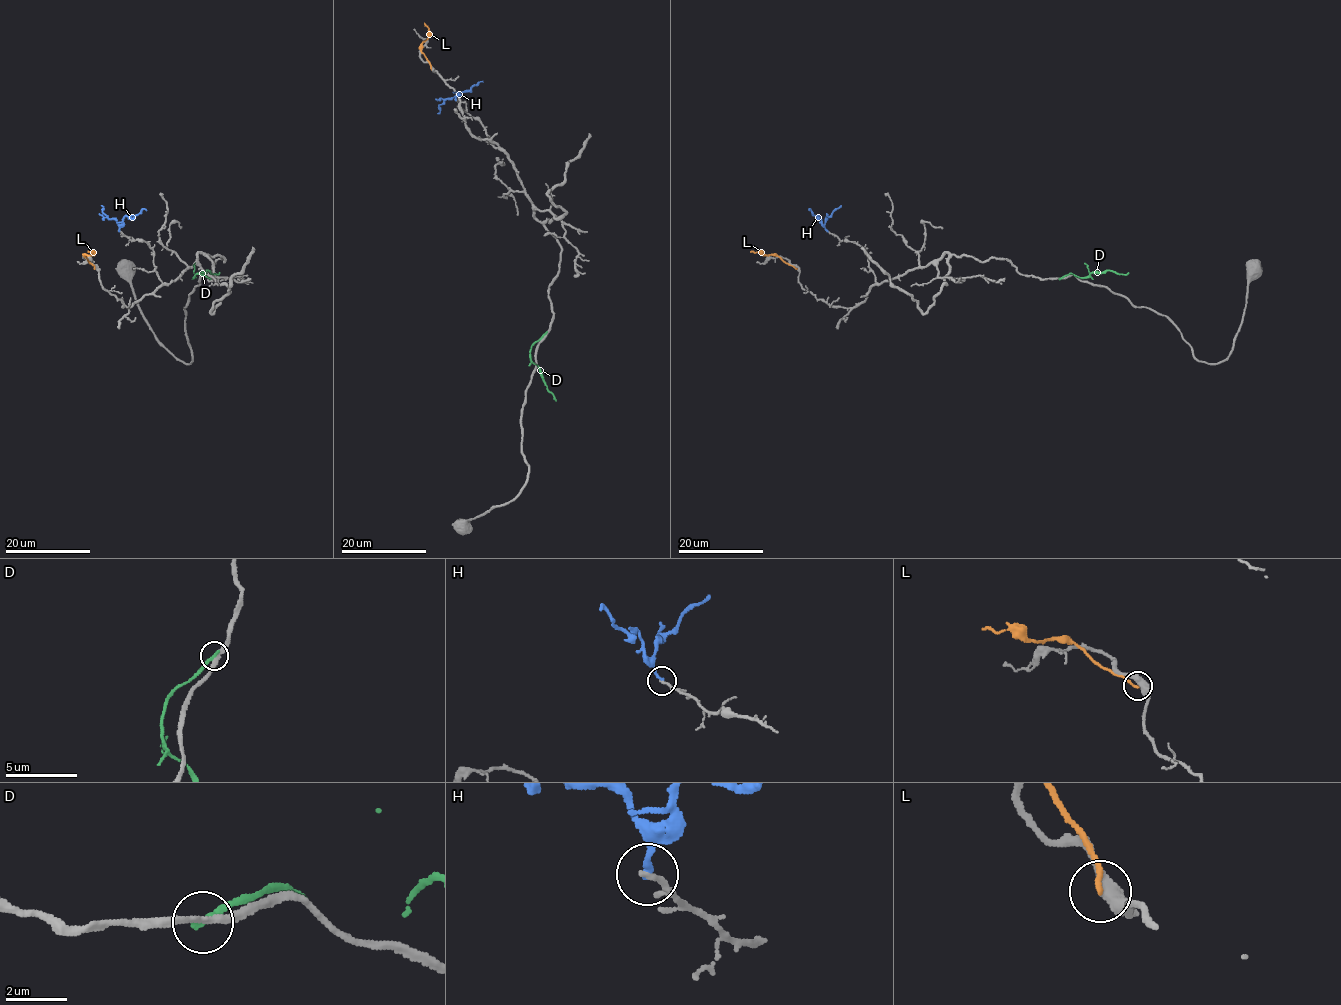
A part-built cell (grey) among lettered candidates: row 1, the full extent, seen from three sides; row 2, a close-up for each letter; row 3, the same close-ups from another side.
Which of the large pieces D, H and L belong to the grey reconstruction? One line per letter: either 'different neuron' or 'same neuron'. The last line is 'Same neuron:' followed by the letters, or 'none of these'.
D: different neuron
H: different neuron
L: different neuron
Same neuron: none of these

